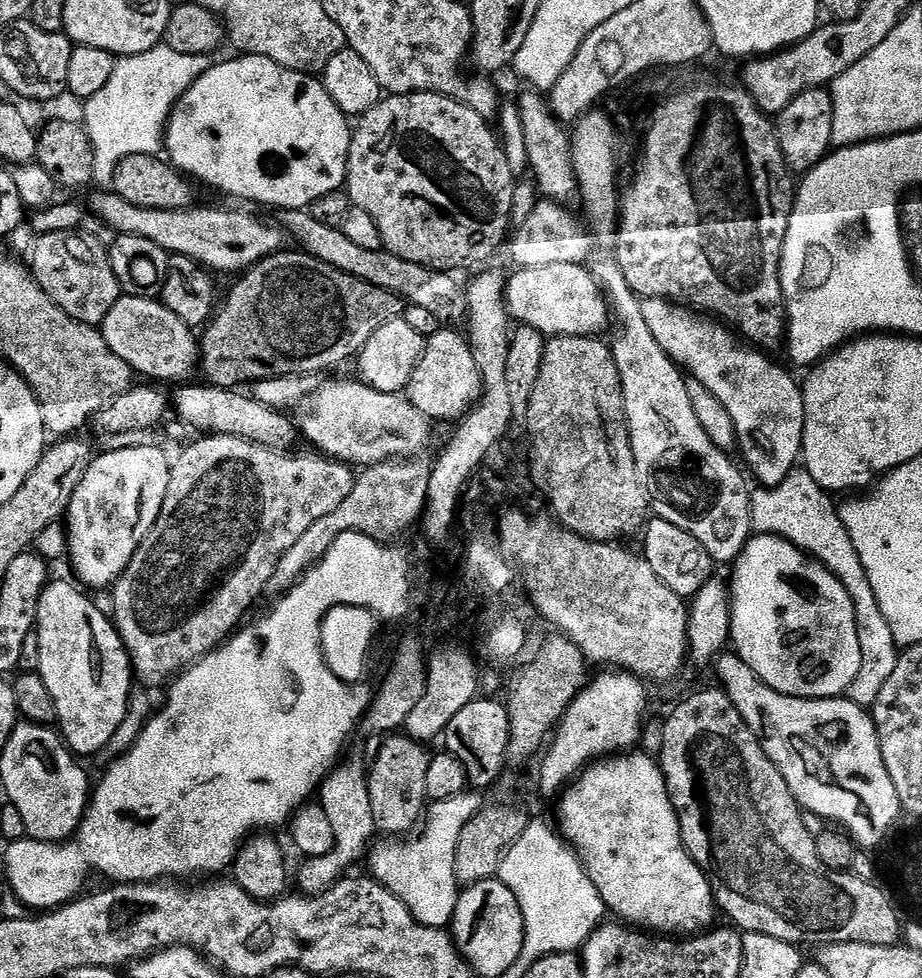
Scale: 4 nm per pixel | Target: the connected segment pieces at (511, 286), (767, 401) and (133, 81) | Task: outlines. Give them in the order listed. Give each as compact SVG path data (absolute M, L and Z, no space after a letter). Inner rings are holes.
M558 262L555 266L516 268L504 285L504 304L517 325L533 327L545 338L596 336L610 324L610 309L604 292L584 264Z
M658 298L641 299L640 306L642 318L650 328L650 334L654 334L654 342L658 342L663 352L681 369L702 382L726 408L735 426L738 452L741 452L753 474L760 480L758 482L763 487L783 482L803 453L801 444L805 428L805 404L801 385L798 382L796 384L782 367L766 358L765 353L746 345L729 327L705 313Z
M167 46L117 59L114 74L110 74L106 86L83 105L82 123L88 129L94 150L92 179L97 185L111 185L117 166L134 154L161 155L172 109L209 66L208 56L178 54L178 50Z

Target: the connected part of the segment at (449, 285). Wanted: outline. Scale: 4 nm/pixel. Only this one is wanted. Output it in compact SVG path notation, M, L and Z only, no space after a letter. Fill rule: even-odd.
M284 210L279 213L279 223L289 237L297 240L299 247L309 256L318 258L354 278L362 278L362 282L370 282L370 286L378 286L382 290L390 290L390 294L399 296L401 300L429 312L436 320L448 326L460 326L465 323L468 314L465 285L455 280L453 273L438 268L427 268L418 262L406 262L406 258L398 258L398 254L384 248L366 250L346 238L339 227L323 224L312 217L308 210ZM284 223L284 224L283 224ZM292 235L292 236L291 236ZM412 303L412 304L411 304Z

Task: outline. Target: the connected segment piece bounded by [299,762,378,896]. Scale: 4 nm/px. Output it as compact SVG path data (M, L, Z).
M341 762L333 768L320 786L318 804L330 818L331 825L334 826L336 845L333 846L332 852L321 856L320 859L308 858L303 861L305 864L300 868L299 888L303 895L317 896L330 890L347 873L344 871L351 864L358 863L360 859L361 863L369 855L378 836L374 806L370 806L369 775L370 768L367 763L364 765Z

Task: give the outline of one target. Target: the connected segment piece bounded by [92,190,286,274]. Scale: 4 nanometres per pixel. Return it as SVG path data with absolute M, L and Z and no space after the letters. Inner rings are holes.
M96 190L92 196L92 212L99 223L108 225L113 233L122 236L150 238L162 250L174 256L197 260L213 273L245 270L272 256L285 247L286 236L275 223L267 224L248 212L231 212L228 208L199 208L193 206L182 210L150 210L126 202L114 190Z

